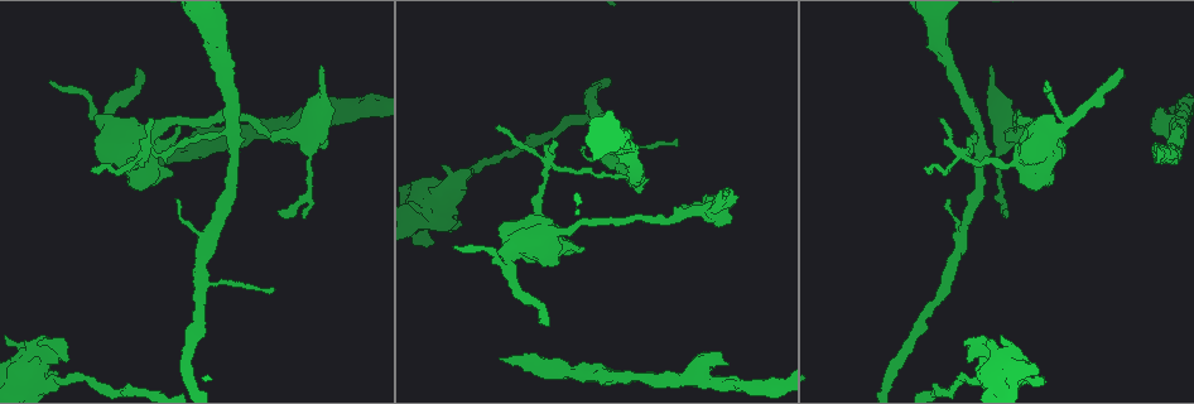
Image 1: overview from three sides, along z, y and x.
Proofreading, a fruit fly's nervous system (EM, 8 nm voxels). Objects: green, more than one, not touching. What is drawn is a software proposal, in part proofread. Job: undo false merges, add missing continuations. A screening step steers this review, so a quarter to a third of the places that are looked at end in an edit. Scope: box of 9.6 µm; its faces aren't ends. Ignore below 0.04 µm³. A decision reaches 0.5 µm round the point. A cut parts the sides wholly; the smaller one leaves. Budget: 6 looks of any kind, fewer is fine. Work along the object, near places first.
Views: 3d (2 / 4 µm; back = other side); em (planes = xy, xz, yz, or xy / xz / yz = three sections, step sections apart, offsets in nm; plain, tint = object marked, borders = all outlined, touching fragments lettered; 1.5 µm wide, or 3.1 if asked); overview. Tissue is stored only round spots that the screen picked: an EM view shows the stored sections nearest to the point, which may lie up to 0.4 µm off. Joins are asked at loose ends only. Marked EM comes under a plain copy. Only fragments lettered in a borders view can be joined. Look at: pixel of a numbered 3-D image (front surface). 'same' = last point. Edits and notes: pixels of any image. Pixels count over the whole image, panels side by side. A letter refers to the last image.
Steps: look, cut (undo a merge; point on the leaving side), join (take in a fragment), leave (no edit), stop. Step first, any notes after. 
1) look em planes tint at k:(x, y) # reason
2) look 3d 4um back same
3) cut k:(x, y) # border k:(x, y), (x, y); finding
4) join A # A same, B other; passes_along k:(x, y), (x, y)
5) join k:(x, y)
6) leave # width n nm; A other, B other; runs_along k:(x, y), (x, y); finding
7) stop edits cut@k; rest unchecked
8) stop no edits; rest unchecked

look em xz step 4 borders at 1:(65, 360) # an open end

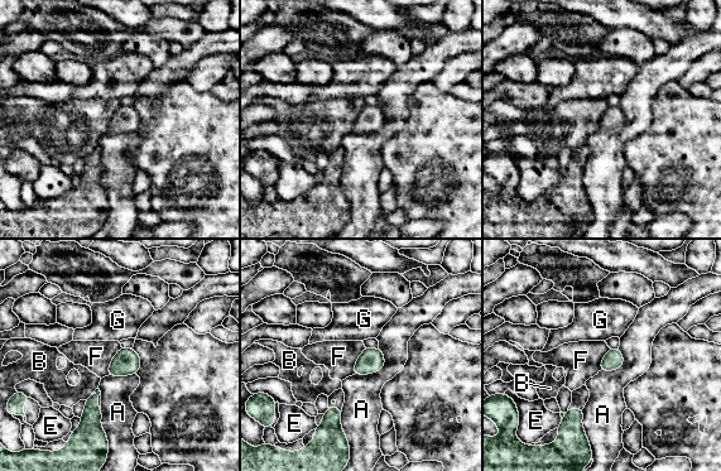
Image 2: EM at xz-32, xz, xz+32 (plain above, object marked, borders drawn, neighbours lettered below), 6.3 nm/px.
look em planes borders same # another direction

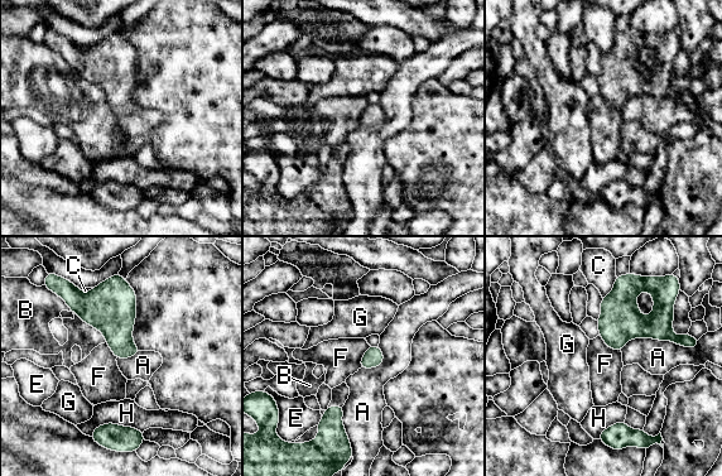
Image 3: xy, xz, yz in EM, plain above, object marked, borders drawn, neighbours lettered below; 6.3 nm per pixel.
leave # A other, B other, C other, E other, F other, G other, H other; border 3:(598, 336), (610, 347), (620, 351); none of them fits

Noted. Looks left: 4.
look 3d 4um at 1:(1043, 382)

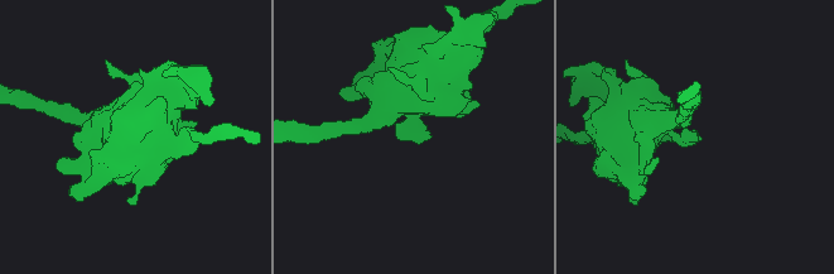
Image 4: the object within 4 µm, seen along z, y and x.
look em xz step 4 borders at 4:(693, 135) # shape alone is not enough

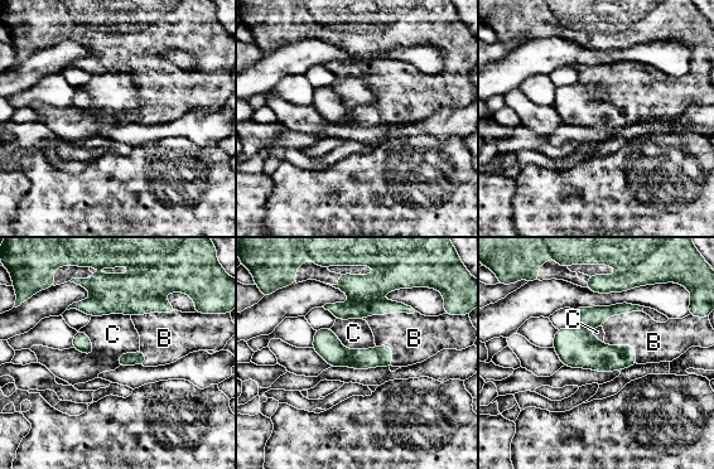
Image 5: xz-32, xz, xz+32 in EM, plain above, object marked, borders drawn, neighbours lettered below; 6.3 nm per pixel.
look em planes borders same # cut it another way

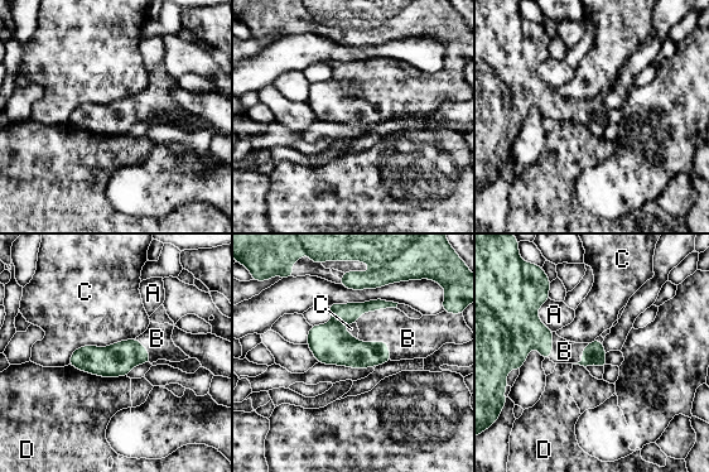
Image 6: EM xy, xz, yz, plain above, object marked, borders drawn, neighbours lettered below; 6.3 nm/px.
join B # A other, B same, C other, D other; passes_along 6:(343, 350), (381, 342), (408, 338); the cell continues

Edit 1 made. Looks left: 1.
look em planes borders at 1:(548, 164) # sharp bend

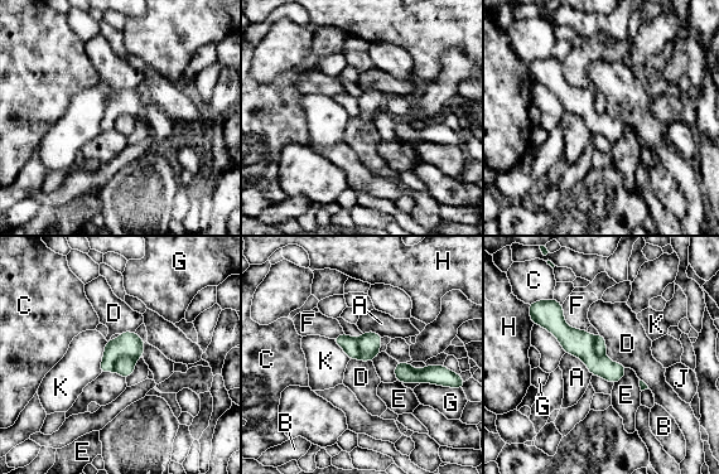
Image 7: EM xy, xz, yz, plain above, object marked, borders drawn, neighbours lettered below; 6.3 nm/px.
cut 7:(129, 343) # A other, B other, C other, D other, E other, F other, G other, H other, J other, K other; border 7:(135, 358), (121, 356), (112, 369); two cells meet here

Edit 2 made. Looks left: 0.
stop edits join@6, cut@7; rest unchecked

